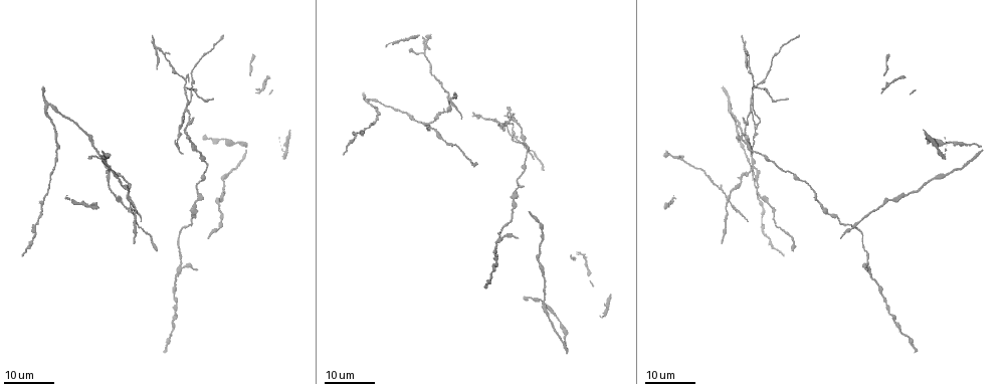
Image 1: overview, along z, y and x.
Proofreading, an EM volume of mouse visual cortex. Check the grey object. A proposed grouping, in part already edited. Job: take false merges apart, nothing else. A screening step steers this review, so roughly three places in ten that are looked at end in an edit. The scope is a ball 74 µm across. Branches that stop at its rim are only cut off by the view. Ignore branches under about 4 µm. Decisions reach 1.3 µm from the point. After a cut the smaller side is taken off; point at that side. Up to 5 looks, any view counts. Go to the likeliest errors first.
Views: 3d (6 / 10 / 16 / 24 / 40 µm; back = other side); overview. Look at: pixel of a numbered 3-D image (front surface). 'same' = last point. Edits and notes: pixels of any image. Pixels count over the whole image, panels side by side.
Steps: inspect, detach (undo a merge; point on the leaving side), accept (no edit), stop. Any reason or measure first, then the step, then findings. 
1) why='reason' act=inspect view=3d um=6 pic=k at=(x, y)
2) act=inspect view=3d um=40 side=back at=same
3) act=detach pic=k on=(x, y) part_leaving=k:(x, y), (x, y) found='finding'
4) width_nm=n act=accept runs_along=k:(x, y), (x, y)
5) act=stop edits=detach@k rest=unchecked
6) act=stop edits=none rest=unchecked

why='four-way junction' act=inspect view=3d um=16 pic=1 at=(725, 195)

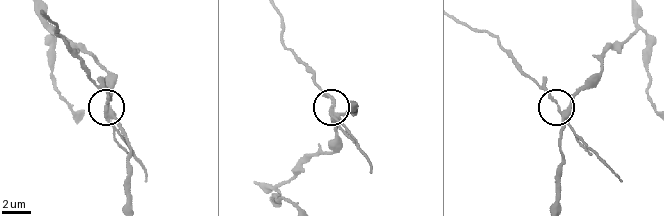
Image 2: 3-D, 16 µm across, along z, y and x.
act=inspect view=3d um=10 pic=2 at=(560, 109)

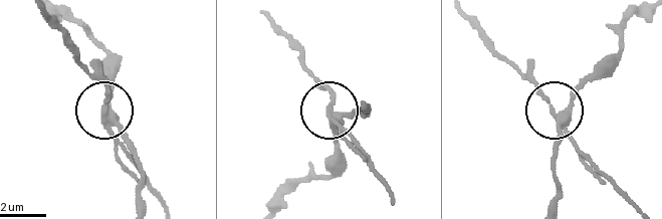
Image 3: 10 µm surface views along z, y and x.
why='zoom in' act=inspect view=3d um=6 pic=3 at=(103, 109)

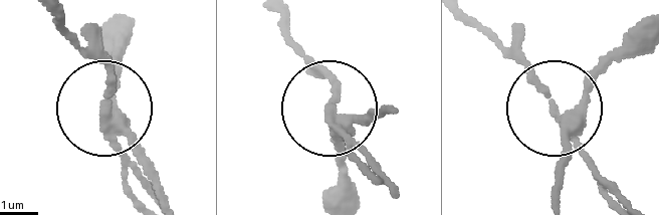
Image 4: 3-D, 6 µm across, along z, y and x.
act=detach pic=4 on=(115, 76) part_leaving=4:(566, 124), (539, 79), (463, 12) found='a second neuron is stuck on'

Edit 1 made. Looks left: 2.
act=inspect view=3d um=16 pic=1 at=(191, 210)

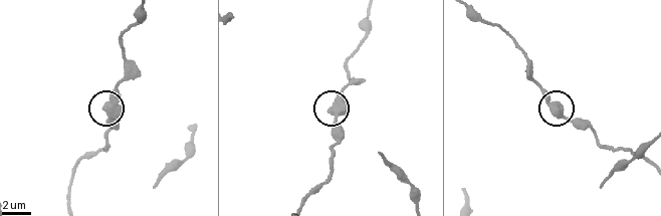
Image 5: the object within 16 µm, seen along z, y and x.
why='closer look' act=inspect view=3d um=6 pic=5 at=(331, 111)

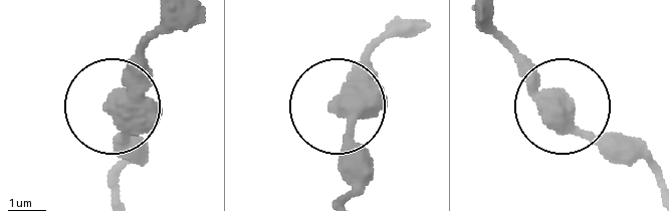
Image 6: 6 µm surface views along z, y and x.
width_nm=460 act=accept runs_along=6:(126, 159), (116, 98), (161, 27) found='continuous, no second neuron'

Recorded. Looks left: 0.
act=stop edits=detach@4 rest=unchecked

